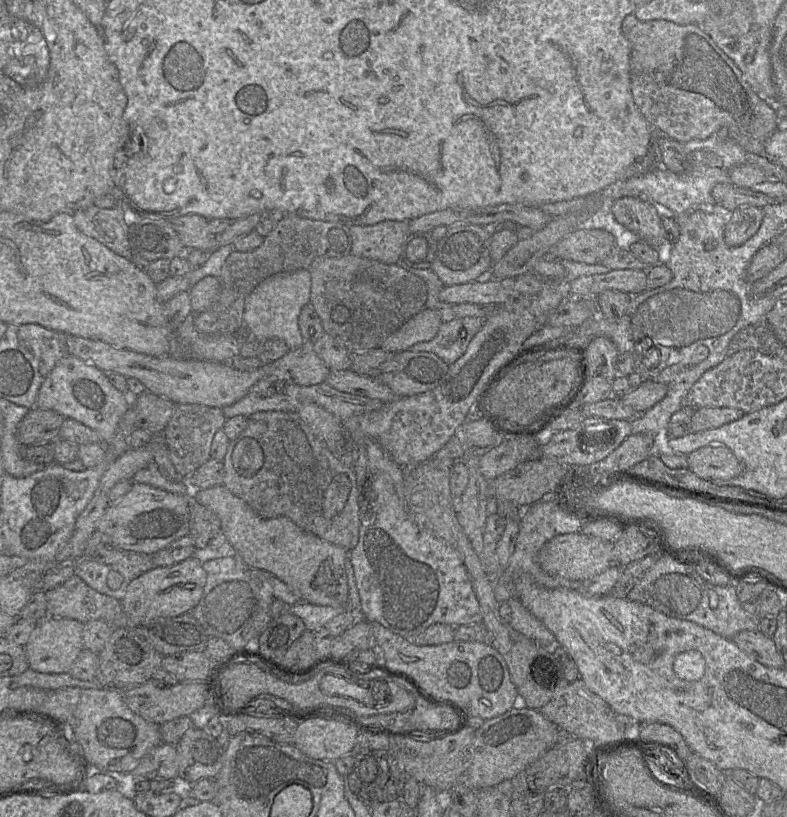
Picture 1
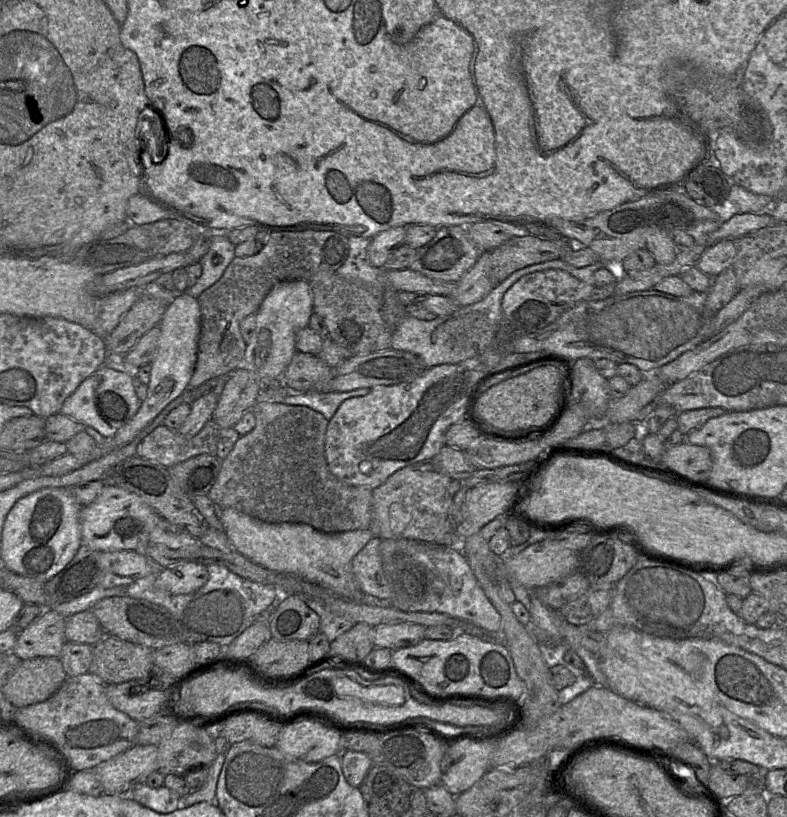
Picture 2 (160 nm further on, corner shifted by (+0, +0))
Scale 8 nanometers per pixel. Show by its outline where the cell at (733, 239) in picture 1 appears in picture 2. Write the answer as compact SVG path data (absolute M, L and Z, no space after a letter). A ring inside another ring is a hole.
M724 239L705 249L695 266L704 274L716 277L732 267L737 253L737 239Z

